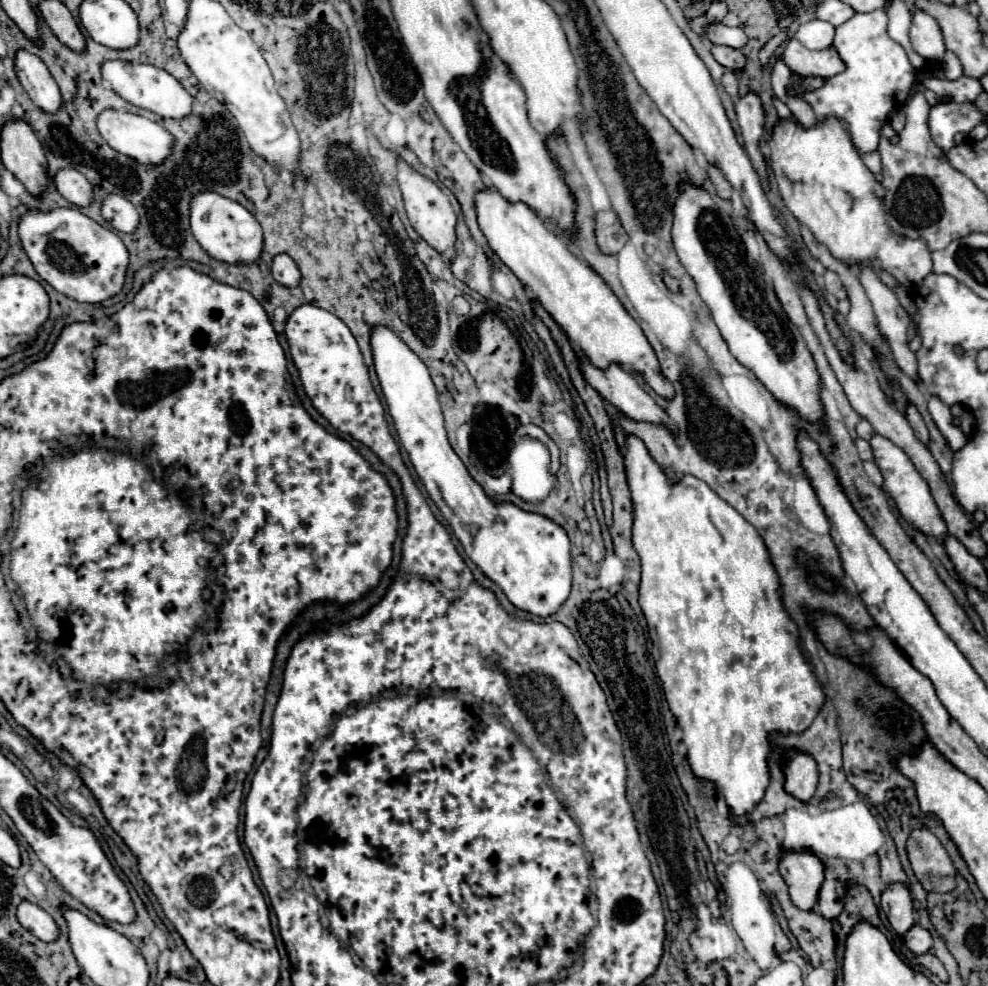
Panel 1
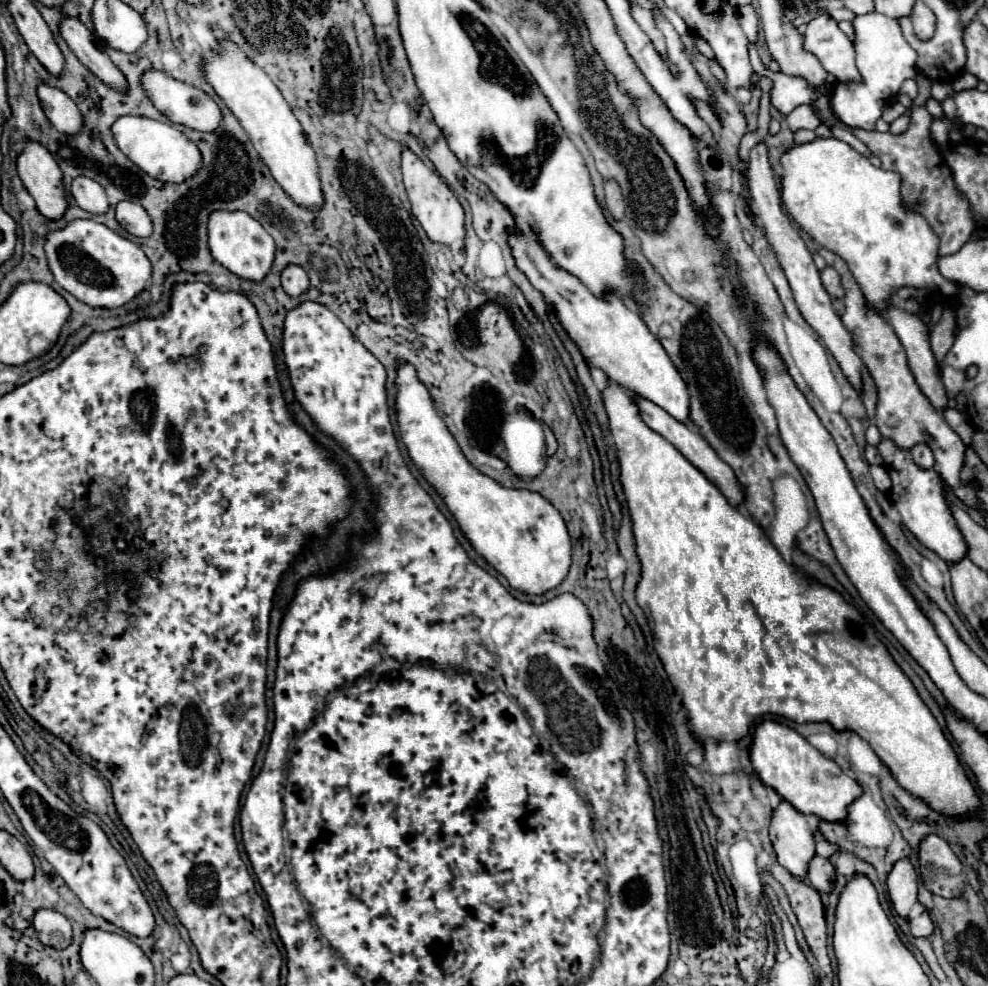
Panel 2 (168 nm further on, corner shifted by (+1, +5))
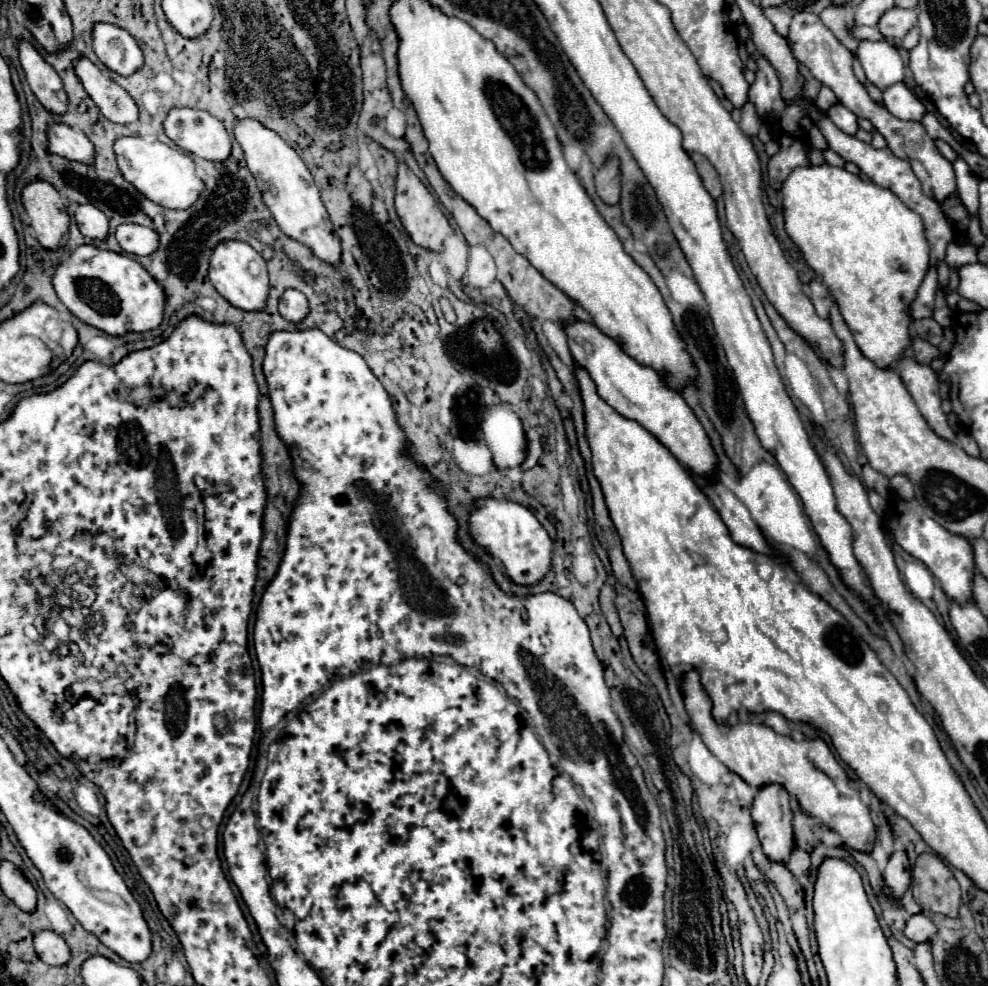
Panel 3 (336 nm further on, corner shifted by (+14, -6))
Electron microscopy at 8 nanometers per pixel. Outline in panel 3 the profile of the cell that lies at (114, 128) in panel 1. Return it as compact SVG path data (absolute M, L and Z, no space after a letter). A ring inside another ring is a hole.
M124 136L116 140L114 154L122 176L132 186L136 186L148 200L164 208L188 208L204 190L204 182L196 176L196 166L192 158L176 148L170 148L164 142L150 140L144 136Z

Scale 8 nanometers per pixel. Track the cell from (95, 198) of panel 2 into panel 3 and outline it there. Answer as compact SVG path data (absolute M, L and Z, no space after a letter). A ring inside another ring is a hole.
M76 204L74 220L86 238L104 238L108 234L108 218L92 204Z

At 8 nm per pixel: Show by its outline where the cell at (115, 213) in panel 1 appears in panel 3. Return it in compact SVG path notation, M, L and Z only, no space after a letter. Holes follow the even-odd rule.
M120 224L116 228L116 240L124 252L136 256L148 256L158 248L158 234L138 224Z

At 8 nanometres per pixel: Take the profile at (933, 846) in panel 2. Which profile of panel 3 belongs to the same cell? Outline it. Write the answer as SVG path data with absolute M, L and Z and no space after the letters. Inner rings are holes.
M920 854L916 858L910 888L914 898L920 902L922 910L940 912L950 918L958 916L958 908L962 904L960 886L940 856Z

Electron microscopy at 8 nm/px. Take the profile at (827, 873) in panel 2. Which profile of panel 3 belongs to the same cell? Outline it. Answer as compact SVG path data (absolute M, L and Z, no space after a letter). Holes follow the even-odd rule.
M794 848L792 852L792 858L788 860L786 868L796 876L796 878L802 878L802 876L808 876L810 874L810 856L800 850L800 848Z

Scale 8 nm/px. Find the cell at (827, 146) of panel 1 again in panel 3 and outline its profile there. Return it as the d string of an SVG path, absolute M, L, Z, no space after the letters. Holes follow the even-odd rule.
M808 164L794 168L784 180L780 194L784 228L788 236L804 254L806 264L830 288L858 348L876 366L894 366L910 344L908 306L920 288L930 262L924 222L916 212L908 210L892 192L888 192L888 188L880 188L874 182L862 180L852 172L830 164Z

